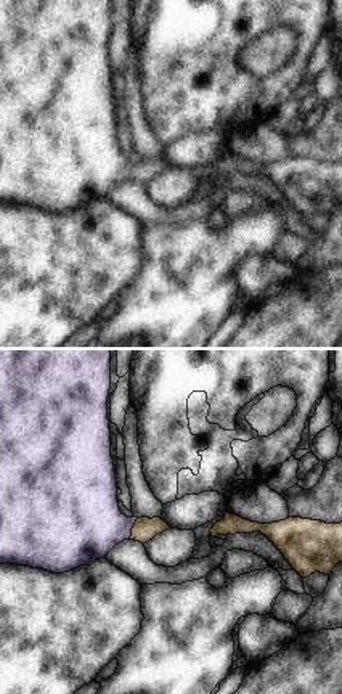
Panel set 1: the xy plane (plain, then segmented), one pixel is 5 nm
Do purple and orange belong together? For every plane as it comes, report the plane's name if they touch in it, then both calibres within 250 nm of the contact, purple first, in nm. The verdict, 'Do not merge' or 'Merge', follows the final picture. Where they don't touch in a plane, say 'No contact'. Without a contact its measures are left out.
Touches purple in xy. Thickness 400 nm (purple) against 120 nm

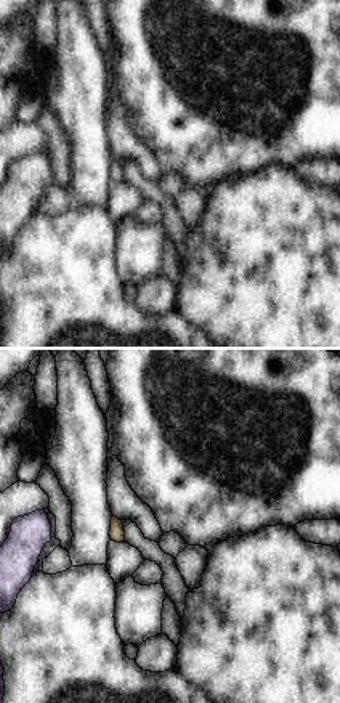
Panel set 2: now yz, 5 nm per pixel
No contact

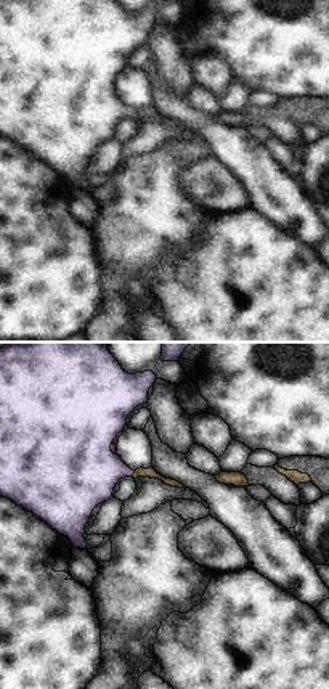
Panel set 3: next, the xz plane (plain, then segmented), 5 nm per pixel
Touches purple in xz. Thickness 340 nm (purple) against 50 nm

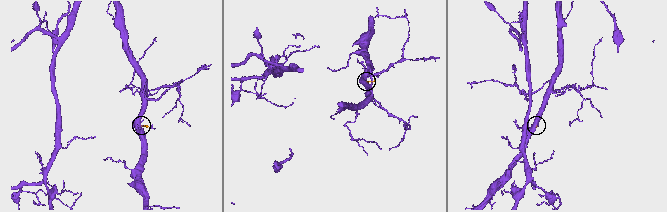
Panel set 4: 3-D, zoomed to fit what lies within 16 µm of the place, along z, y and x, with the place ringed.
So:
Merge

